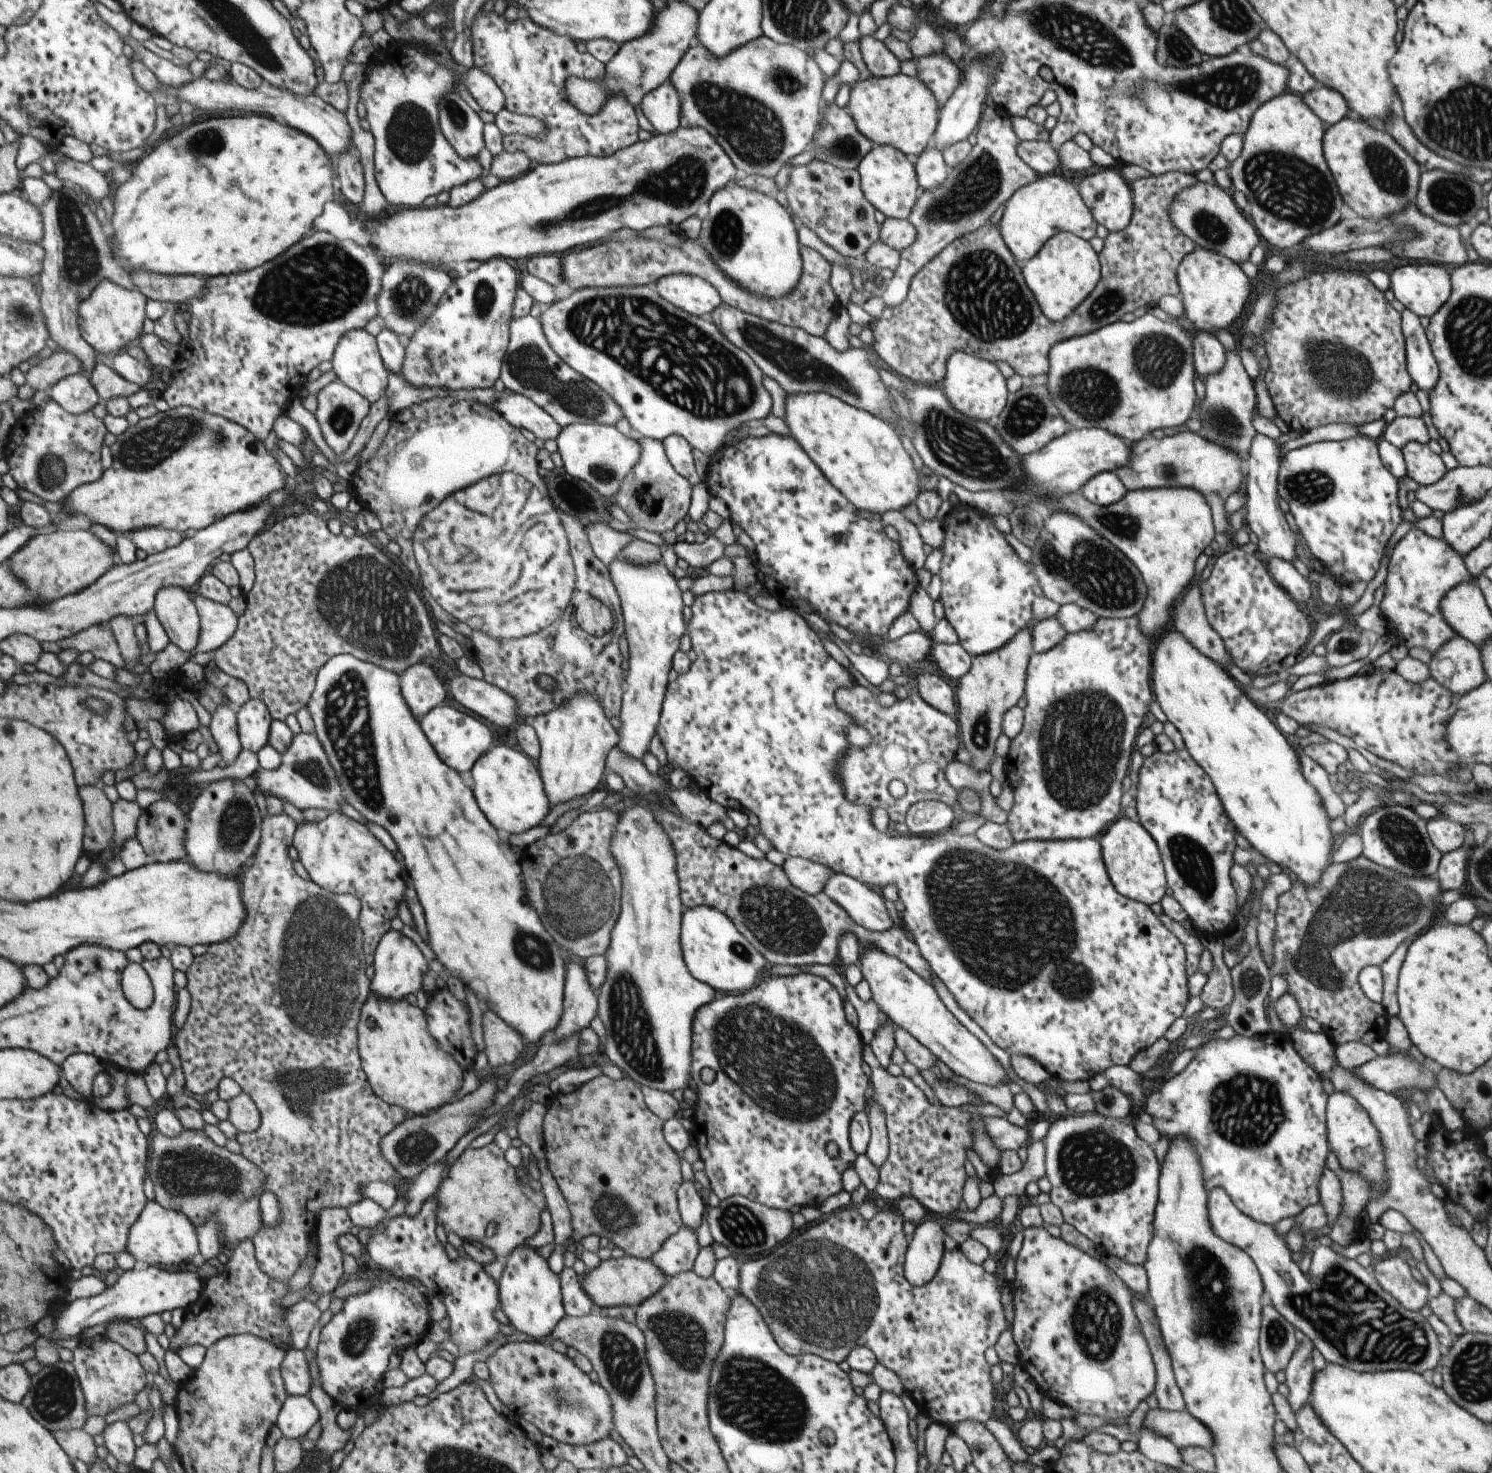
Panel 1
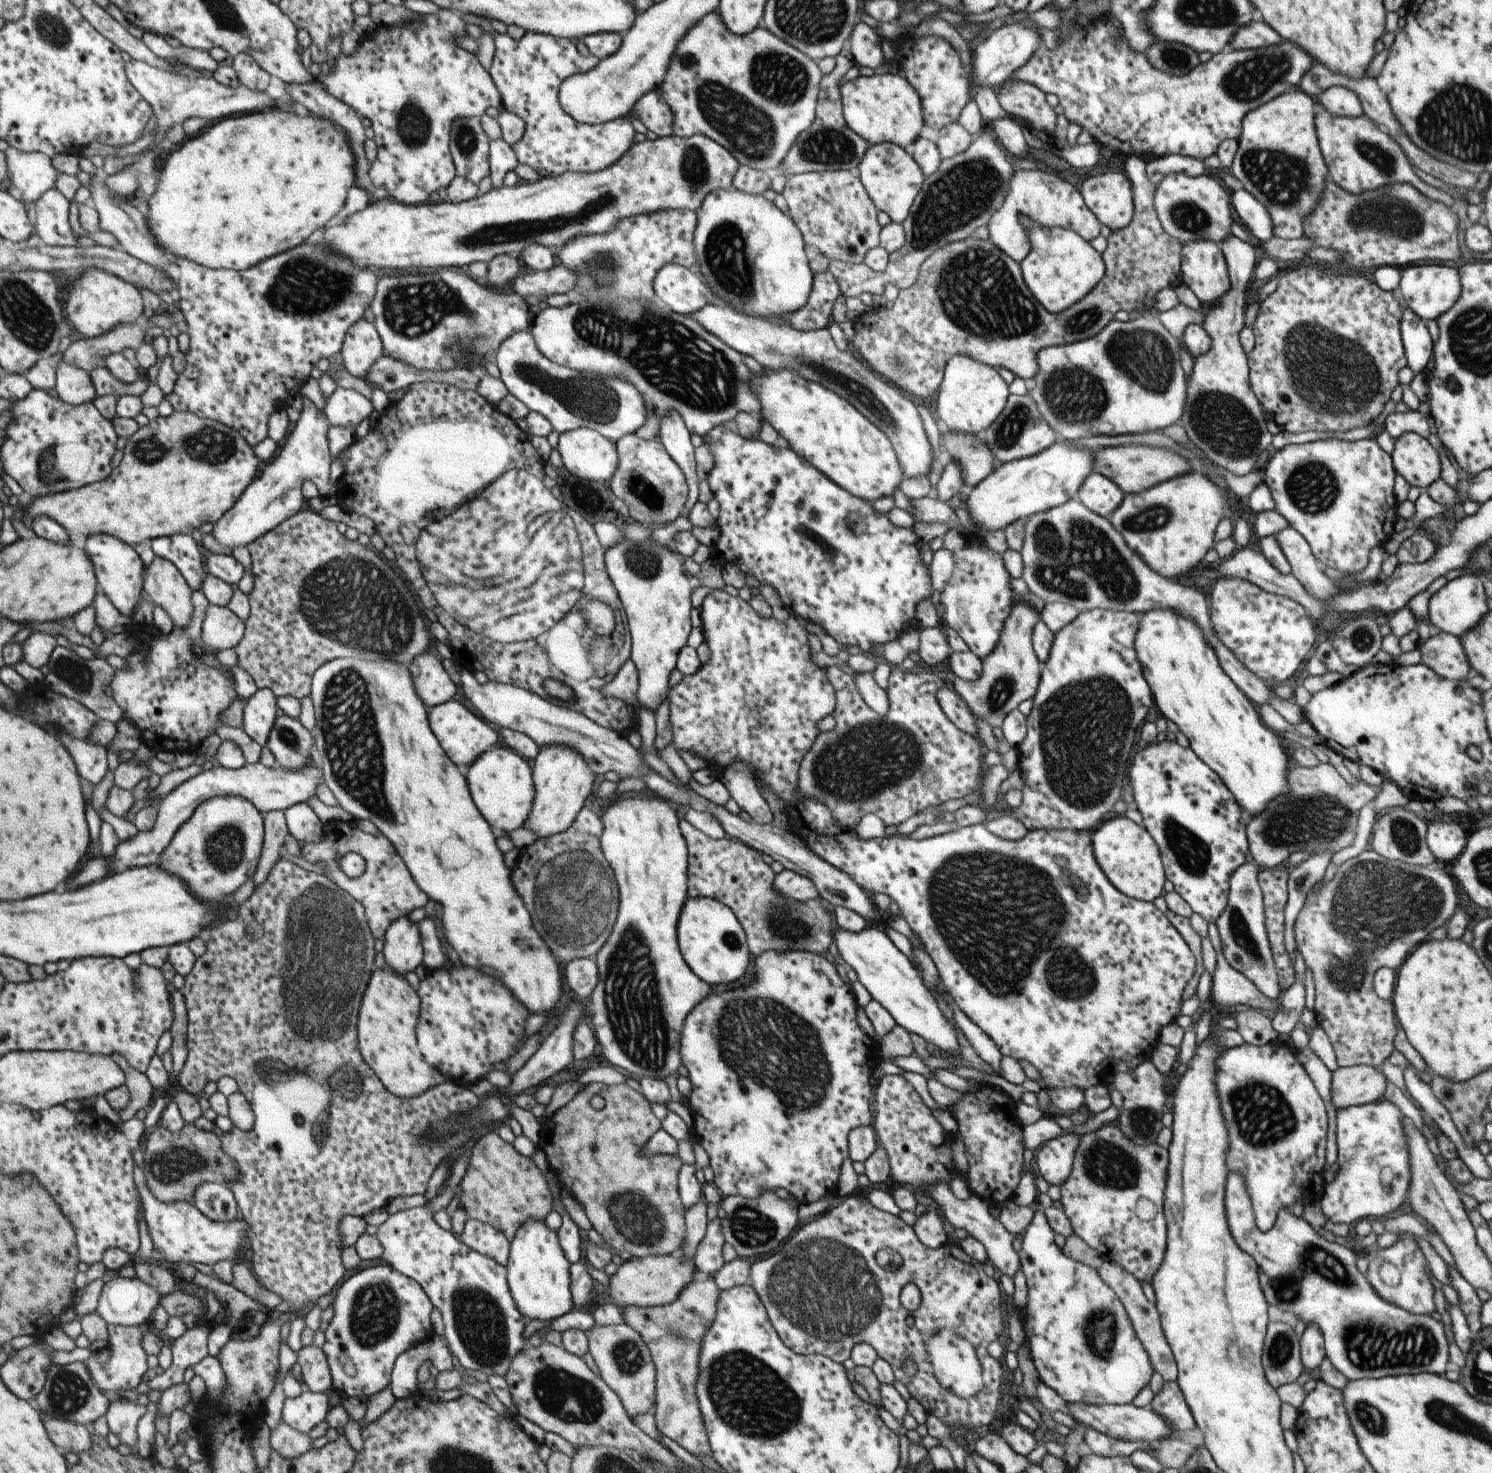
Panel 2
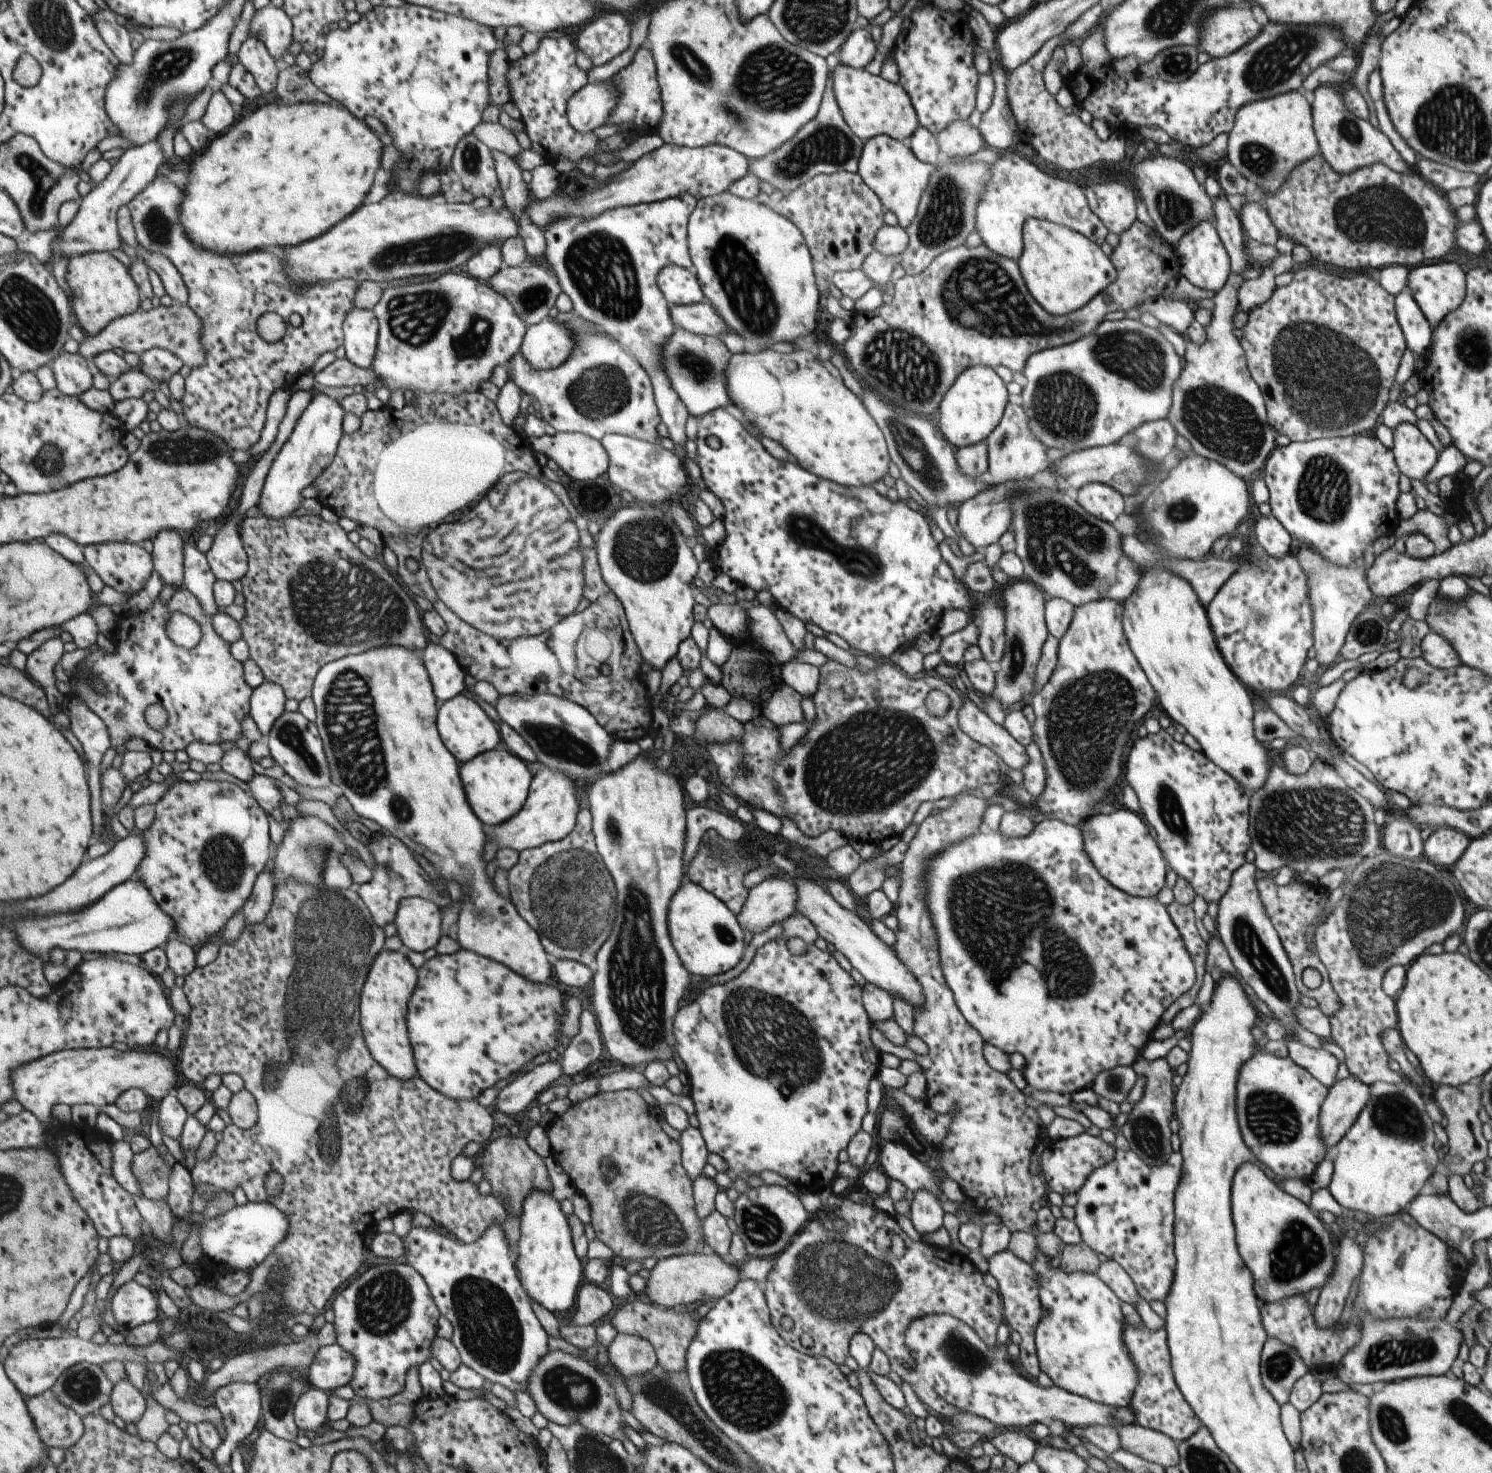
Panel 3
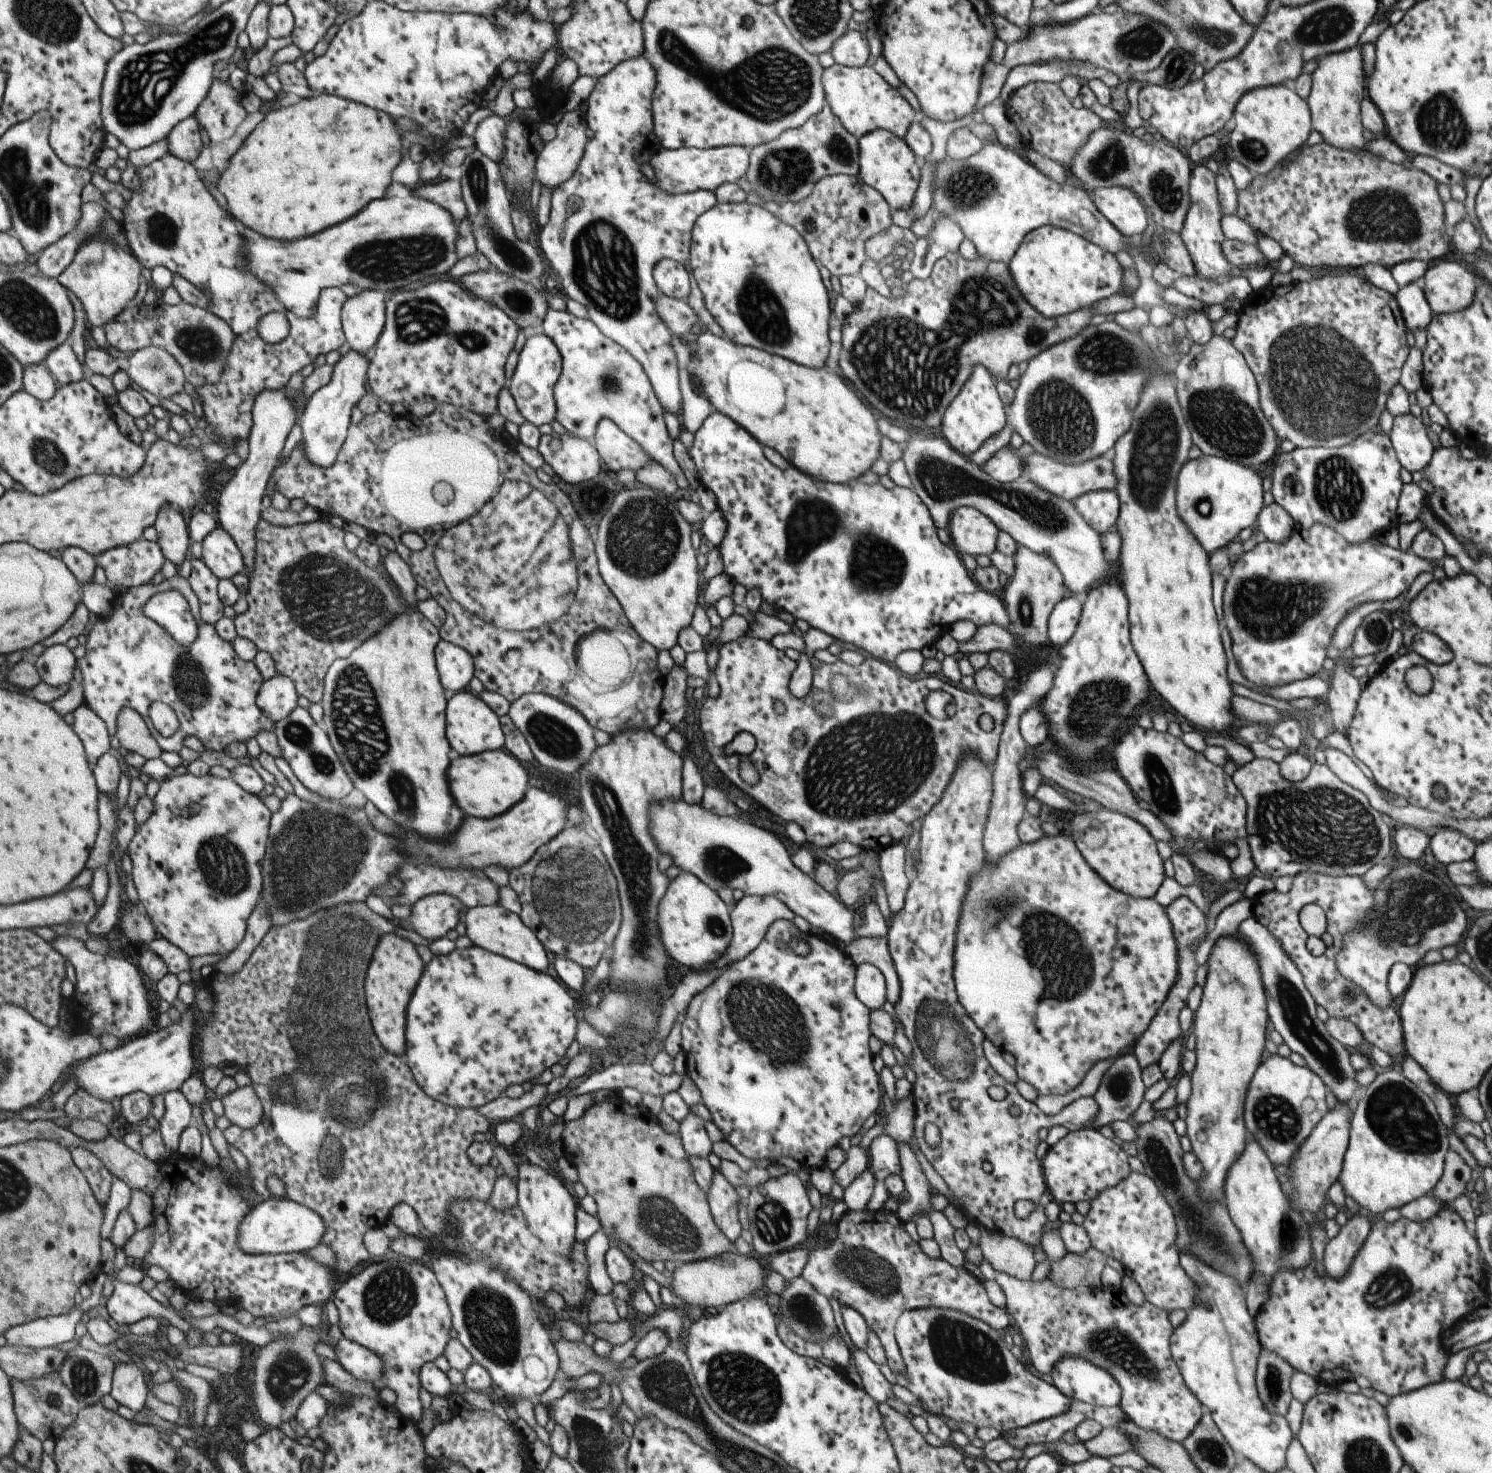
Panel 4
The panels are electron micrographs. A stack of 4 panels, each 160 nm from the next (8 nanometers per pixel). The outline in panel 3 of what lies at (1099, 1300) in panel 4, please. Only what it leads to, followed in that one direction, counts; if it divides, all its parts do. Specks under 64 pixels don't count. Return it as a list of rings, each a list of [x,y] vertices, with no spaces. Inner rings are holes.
[[[1009,1250],[998,1252],[987,1261],[986,1272],[991,1274],[998,1284],[998,1295],[1002,1305],[1002,1316],[1009,1330],[1013,1329],[1019,1333],[1021,1341],[1018,1345],[1018,1357],[1021,1368],[1031,1376],[1037,1376],[1040,1372],[1036,1348],[1034,1347],[1034,1330],[1044,1315],[1044,1310],[1038,1299],[1038,1276],[1031,1265],[1025,1264]],[[1124,1321],[1121,1338],[1128,1357],[1135,1365],[1137,1375],[1137,1384],[1131,1393],[1129,1407],[1133,1412],[1135,1424],[1160,1432],[1175,1442],[1181,1442],[1190,1437],[1201,1424],[1175,1384],[1164,1326],[1150,1331],[1142,1322],[1133,1325]]]

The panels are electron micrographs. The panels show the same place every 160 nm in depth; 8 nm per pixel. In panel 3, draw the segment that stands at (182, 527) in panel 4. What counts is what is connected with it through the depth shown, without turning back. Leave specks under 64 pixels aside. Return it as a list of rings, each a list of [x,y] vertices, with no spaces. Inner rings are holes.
[[[175,529],[162,530],[153,540],[155,571],[159,572],[165,584],[176,586],[175,592],[183,588],[186,575],[185,548],[183,536]]]

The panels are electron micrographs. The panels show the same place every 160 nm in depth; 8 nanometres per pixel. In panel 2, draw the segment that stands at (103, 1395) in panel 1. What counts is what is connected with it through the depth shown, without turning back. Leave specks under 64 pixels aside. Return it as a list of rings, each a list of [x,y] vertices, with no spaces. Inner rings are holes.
[[[109,1325],[109,1359],[107,1362],[99,1362],[93,1356],[85,1360],[95,1386],[104,1393],[110,1391],[110,1394],[117,1393],[120,1390],[136,1390],[141,1381],[151,1376],[151,1370],[147,1366],[147,1352],[143,1348],[143,1336],[145,1336],[146,1327],[127,1327],[124,1325]]]

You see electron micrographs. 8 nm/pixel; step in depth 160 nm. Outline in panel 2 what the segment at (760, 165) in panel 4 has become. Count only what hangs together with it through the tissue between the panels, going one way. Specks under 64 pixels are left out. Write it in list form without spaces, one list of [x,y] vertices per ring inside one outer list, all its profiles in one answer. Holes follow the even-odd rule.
[[[845,40],[843,48],[835,58],[835,68],[822,76],[817,94],[816,106],[814,109],[814,120],[811,122],[807,130],[803,130],[795,140],[795,144],[785,158],[781,160],[781,172],[786,179],[795,176],[795,174],[807,173],[810,171],[835,171],[835,170],[851,170],[859,165],[868,143],[854,134],[843,121],[842,107],[840,104],[840,95],[838,92],[839,80],[843,78],[843,74],[851,67],[855,66],[854,61],[849,52],[849,40]]]

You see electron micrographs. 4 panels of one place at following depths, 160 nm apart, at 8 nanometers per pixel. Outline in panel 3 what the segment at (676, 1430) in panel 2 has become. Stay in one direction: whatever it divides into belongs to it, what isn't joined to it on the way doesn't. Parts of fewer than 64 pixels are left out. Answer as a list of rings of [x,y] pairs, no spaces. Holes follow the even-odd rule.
[[[637,1300],[623,1304],[623,1306],[621,1305],[611,1318],[610,1324],[617,1333],[635,1335],[650,1342],[651,1346],[655,1349],[656,1362],[666,1371],[681,1373],[685,1372],[685,1353],[689,1342],[691,1342],[691,1337],[696,1331],[696,1324],[700,1320],[696,1314],[695,1307],[685,1307],[683,1312],[680,1312],[679,1308],[659,1308],[655,1303],[649,1304],[649,1302]],[[691,1308],[694,1308],[693,1312]],[[675,1309],[679,1312],[675,1312]],[[691,1317],[698,1320],[693,1320]]]

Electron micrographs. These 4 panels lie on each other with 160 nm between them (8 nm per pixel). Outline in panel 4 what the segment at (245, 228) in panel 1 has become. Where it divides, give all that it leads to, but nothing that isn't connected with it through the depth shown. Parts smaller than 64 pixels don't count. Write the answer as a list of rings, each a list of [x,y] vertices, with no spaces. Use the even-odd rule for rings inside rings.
[[[320,93],[317,97],[301,99],[295,104],[281,108],[278,111],[271,112],[256,126],[255,132],[251,133],[246,143],[239,149],[237,156],[232,160],[231,168],[220,172],[219,190],[233,210],[233,214],[243,220],[245,226],[255,228],[257,232],[271,236],[271,238],[279,238],[279,240],[295,240],[295,238],[303,238],[303,236],[313,236],[317,232],[323,232],[325,228],[331,228],[347,218],[353,218],[355,214],[359,214],[367,204],[371,204],[373,200],[379,200],[385,196],[387,188],[393,184],[393,172],[395,168],[401,164],[403,160],[403,138],[397,130],[397,122],[394,116],[388,112],[379,111],[375,107],[367,106],[339,95]]]

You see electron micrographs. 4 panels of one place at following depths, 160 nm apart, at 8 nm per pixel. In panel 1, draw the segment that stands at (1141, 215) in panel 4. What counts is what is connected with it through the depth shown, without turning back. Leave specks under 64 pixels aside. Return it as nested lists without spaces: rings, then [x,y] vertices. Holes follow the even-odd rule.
[[[1104,168],[1081,178],[1078,187],[1079,196],[1096,224],[1108,231],[1120,231],[1130,223],[1133,210],[1130,185],[1121,174]]]

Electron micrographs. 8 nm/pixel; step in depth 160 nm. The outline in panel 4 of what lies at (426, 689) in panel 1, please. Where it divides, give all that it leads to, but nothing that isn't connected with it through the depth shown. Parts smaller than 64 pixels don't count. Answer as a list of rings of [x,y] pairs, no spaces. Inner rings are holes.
[[[442,641],[438,644],[436,658],[442,683],[447,690],[465,690],[476,676],[474,656],[458,644]]]

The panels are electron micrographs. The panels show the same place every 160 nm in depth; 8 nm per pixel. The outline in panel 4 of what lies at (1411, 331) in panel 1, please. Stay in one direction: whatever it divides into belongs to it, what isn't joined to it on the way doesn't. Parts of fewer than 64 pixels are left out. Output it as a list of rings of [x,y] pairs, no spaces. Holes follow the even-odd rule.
[[[1414,282],[1409,283],[1402,286],[1394,297],[1408,330],[1414,331],[1428,325],[1433,314],[1422,288]]]

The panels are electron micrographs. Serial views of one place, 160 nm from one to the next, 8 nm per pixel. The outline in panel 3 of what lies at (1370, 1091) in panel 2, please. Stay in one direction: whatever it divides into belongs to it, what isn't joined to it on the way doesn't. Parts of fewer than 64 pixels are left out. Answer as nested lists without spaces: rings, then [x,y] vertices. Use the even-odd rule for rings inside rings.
[[[1351,1075],[1335,1081],[1318,1112],[1318,1133],[1325,1149],[1342,1140],[1370,1095],[1368,1086]]]

